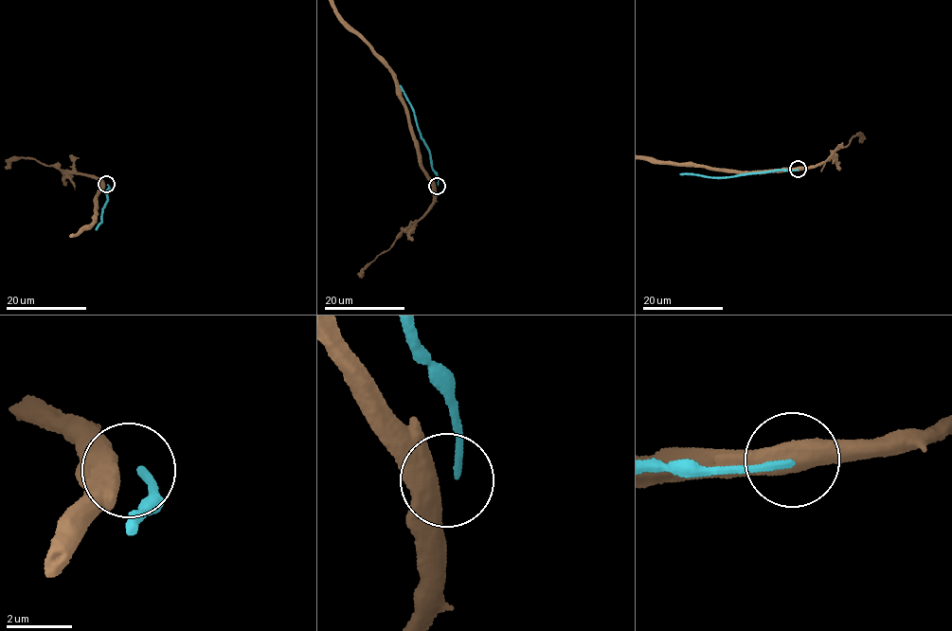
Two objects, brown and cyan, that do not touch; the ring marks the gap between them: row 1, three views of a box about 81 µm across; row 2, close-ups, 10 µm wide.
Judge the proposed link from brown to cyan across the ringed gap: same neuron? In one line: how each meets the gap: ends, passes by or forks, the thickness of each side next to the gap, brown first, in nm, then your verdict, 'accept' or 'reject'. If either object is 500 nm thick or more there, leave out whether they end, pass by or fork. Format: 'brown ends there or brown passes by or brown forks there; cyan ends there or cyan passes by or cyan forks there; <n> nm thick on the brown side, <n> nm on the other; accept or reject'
550 nm thick on the brown side, 220 nm on the other; reject

